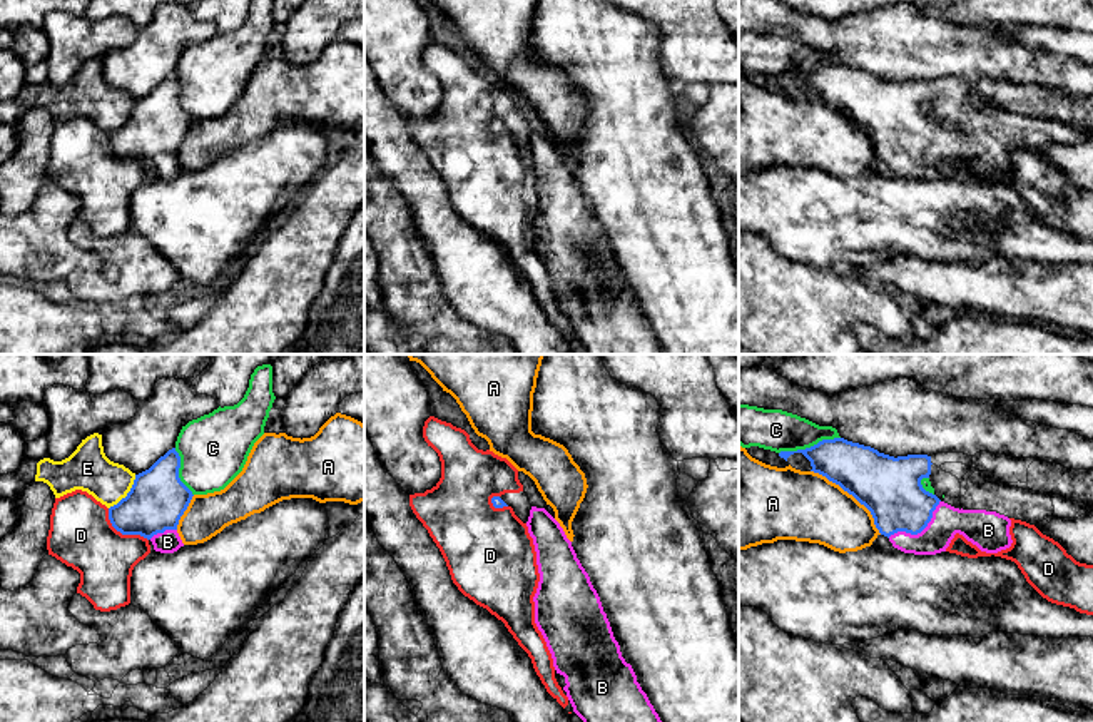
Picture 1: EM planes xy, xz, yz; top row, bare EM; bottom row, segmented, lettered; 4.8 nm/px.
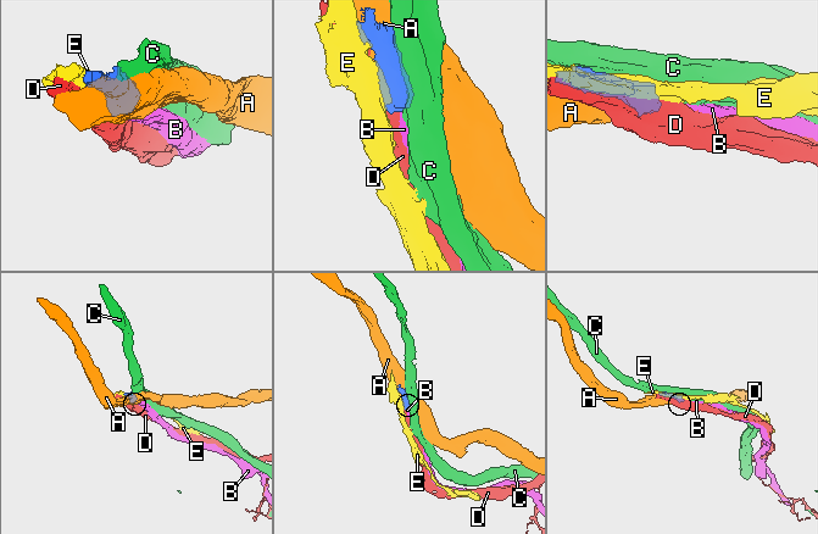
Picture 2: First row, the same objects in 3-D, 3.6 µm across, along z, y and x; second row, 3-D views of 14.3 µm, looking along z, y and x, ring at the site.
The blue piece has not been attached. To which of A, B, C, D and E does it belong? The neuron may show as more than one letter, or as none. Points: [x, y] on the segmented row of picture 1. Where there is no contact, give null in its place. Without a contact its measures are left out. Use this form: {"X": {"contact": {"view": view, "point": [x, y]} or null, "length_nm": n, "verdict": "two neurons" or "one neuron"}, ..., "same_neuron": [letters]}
{"A": {"contact": {"view": "yz", "point": [851, 493]}, "length_nm": 460, "verdict": "two neurons"}, "B": {"contact": {"view": "yz", "point": [920, 532]}, "length_nm": 320, "verdict": "one neuron"}, "C": {"contact": {"view": "yz", "point": [811, 447]}, "length_nm": 300, "verdict": "two neurons"}, "D": {"contact": {"view": "xy", "point": [122, 533]}, "length_nm": 260, "verdict": "two neurons"}, "E": {"contact": {"view": "xy", "point": [127, 493]}, "length_nm": 220, "verdict": "two neurons"}, "same_neuron": ["B"]}

